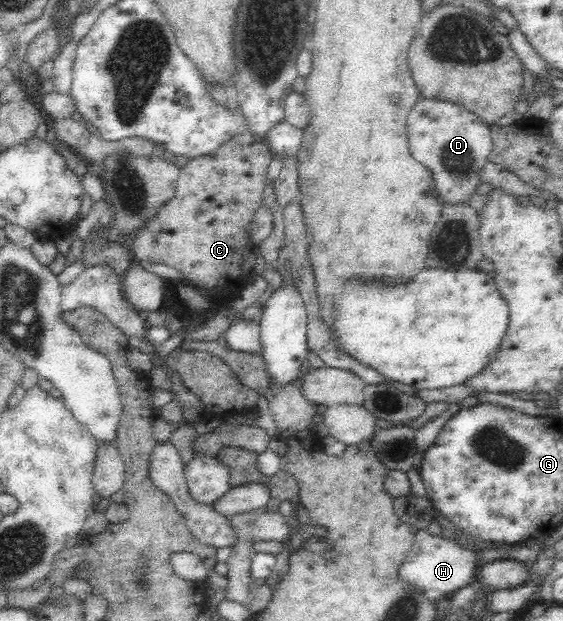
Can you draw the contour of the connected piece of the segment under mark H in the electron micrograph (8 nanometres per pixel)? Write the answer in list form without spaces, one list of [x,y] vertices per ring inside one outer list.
[[[422,528],[415,534],[414,546],[410,554],[406,555],[404,563],[398,567],[395,577],[429,597],[450,597],[456,590],[468,586],[472,581],[472,574],[478,564],[476,553],[477,551],[466,548],[458,540],[446,539],[442,535],[430,536]]]

